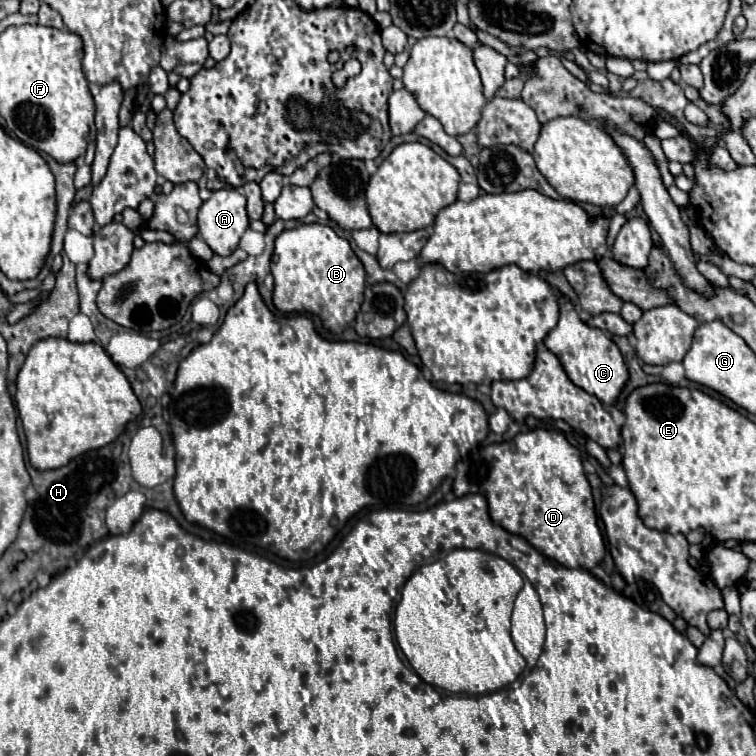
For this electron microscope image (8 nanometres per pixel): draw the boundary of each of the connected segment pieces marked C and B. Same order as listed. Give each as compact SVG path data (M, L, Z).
M561 299L559 305L561 305L561 317L559 317L557 327L545 339L547 349L559 357L567 375L571 377L571 381L577 387L595 395L605 405L615 405L619 393L623 391L623 387L629 379L629 371L627 371L621 351L617 349L617 345L611 341L611 337L607 333L585 325L577 317L573 305L567 299Z
M299 225L291 231L283 231L275 241L275 251L271 259L271 275L275 279L273 291L273 305L283 313L313 313L317 315L325 329L339 335L343 333L357 317L359 307L363 303L365 291L365 269L357 255L353 253L351 245L341 239L329 225Z

